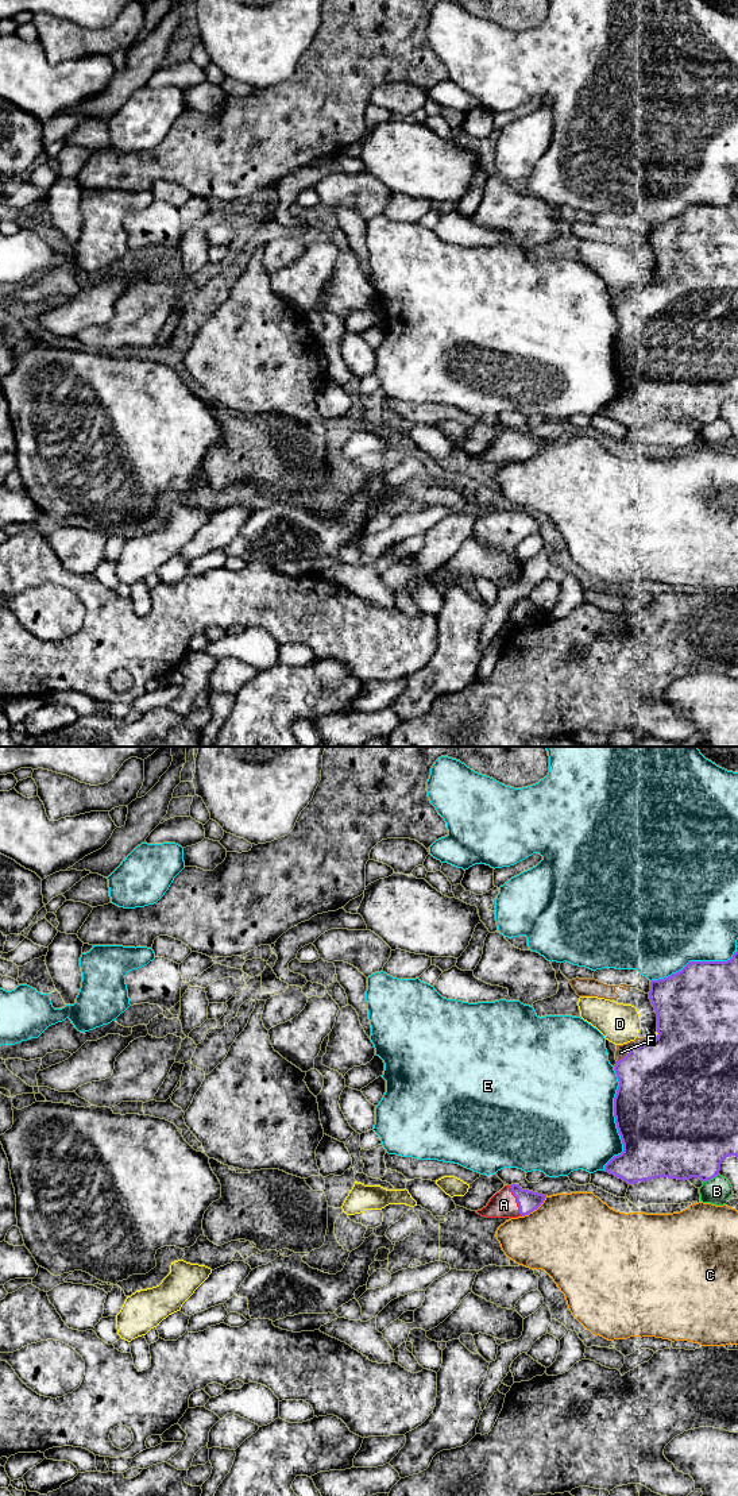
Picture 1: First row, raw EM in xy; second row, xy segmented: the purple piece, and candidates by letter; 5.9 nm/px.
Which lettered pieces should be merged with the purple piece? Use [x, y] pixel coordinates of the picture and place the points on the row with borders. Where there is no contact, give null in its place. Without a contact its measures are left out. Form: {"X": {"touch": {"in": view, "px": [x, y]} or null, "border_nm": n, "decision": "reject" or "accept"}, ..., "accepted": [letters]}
{"A": {"touch": {"in": "xy", "px": [517, 1200]}, "border_nm": 200, "decision": "accept"}, "B": {"touch": {"in": "xy", "px": [710, 1179]}, "border_nm": 110, "decision": "reject"}, "C": {"touch": {"in": "xy", "px": [536, 1209]}, "border_nm": 200, "decision": "reject"}, "D": {"touch": {"in": "xy", "px": [657, 1032]}, "border_nm": 30, "decision": "reject"}, "E": {"touch": {"in": "xy", "px": [615, 1119]}, "border_nm": 600, "decision": "reject"}, "F": {"touch": {"in": "xy", "px": [636, 1047]}, "border_nm": 90, "decision": "reject"}, "accepted": ["A"]}

